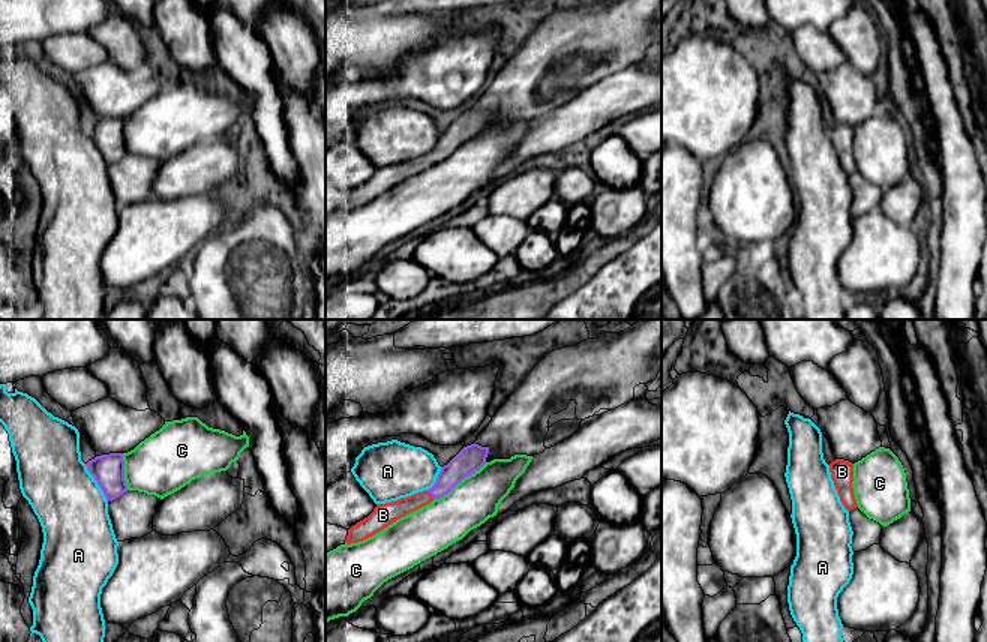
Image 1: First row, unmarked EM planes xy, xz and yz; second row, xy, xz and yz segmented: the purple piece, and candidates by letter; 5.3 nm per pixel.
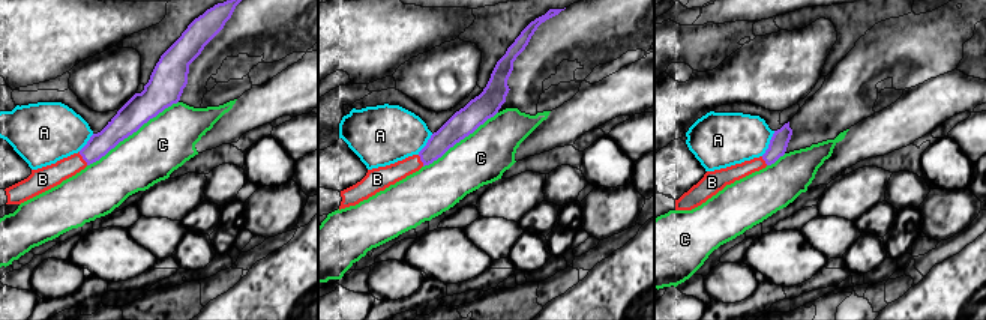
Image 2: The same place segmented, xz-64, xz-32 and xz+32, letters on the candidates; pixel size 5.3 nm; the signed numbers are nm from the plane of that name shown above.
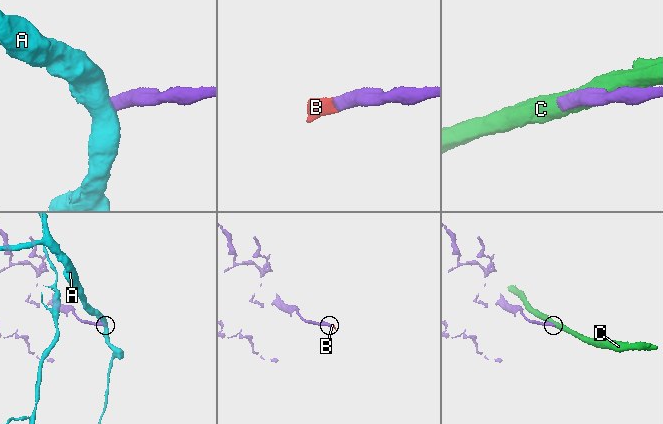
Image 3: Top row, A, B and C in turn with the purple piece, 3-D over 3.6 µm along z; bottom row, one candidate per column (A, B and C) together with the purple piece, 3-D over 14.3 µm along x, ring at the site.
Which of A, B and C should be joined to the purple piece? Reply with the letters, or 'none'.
B

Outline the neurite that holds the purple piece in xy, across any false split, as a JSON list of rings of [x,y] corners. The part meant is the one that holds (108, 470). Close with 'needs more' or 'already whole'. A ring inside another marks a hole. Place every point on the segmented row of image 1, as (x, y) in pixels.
[[[123,453],[96,456],[87,462],[87,470],[98,482],[106,501],[112,501],[128,492]]] | already whole

